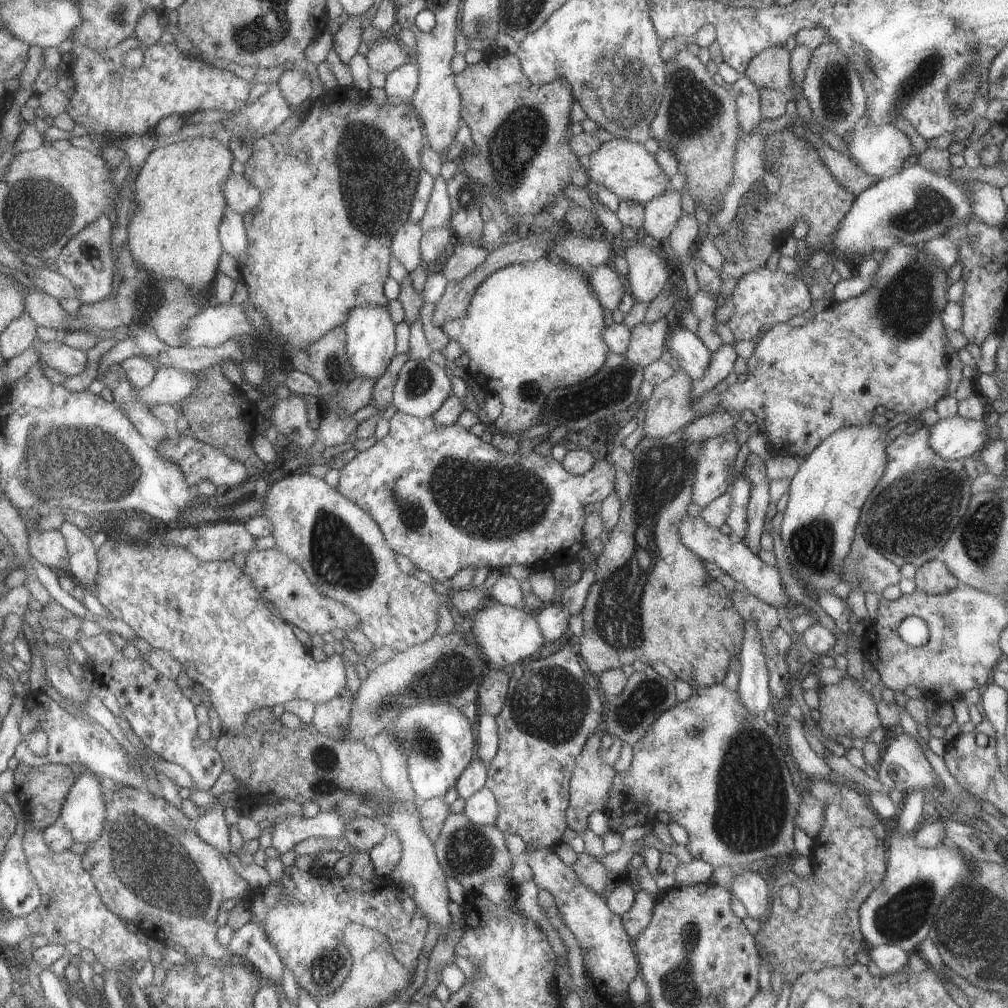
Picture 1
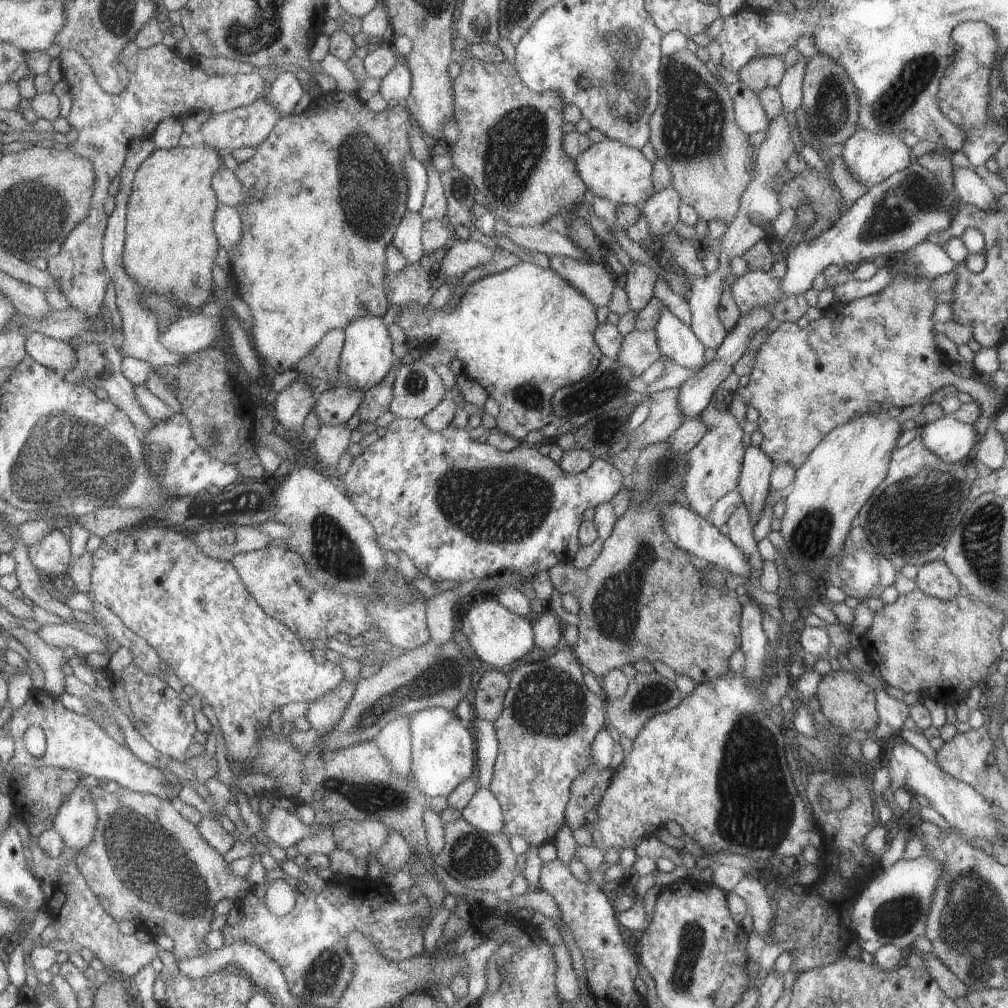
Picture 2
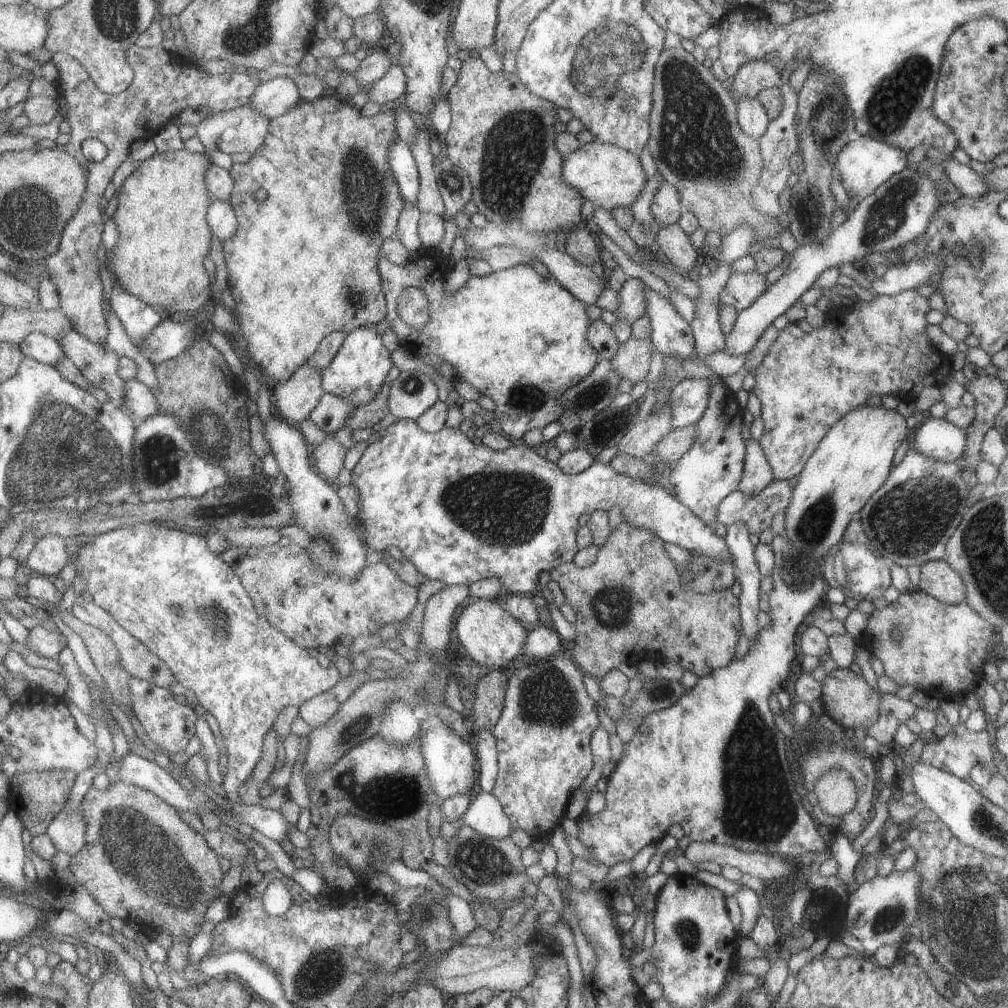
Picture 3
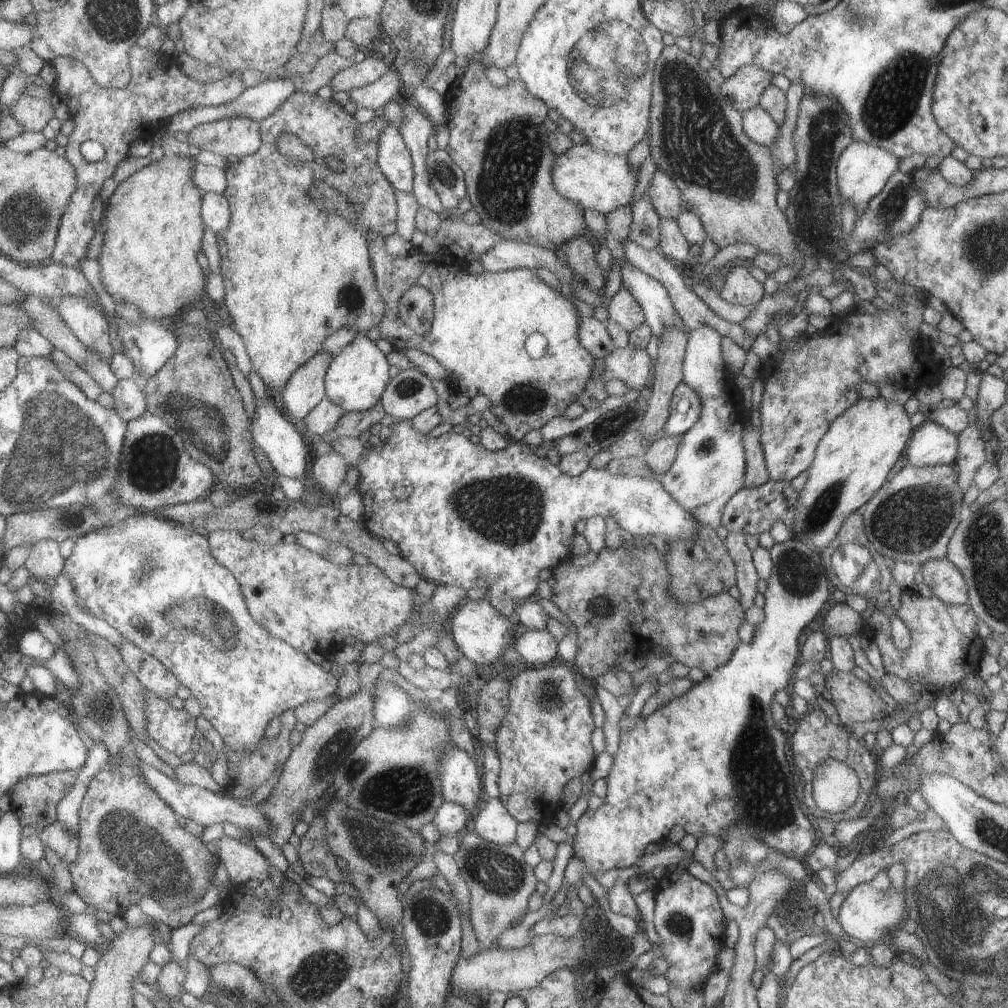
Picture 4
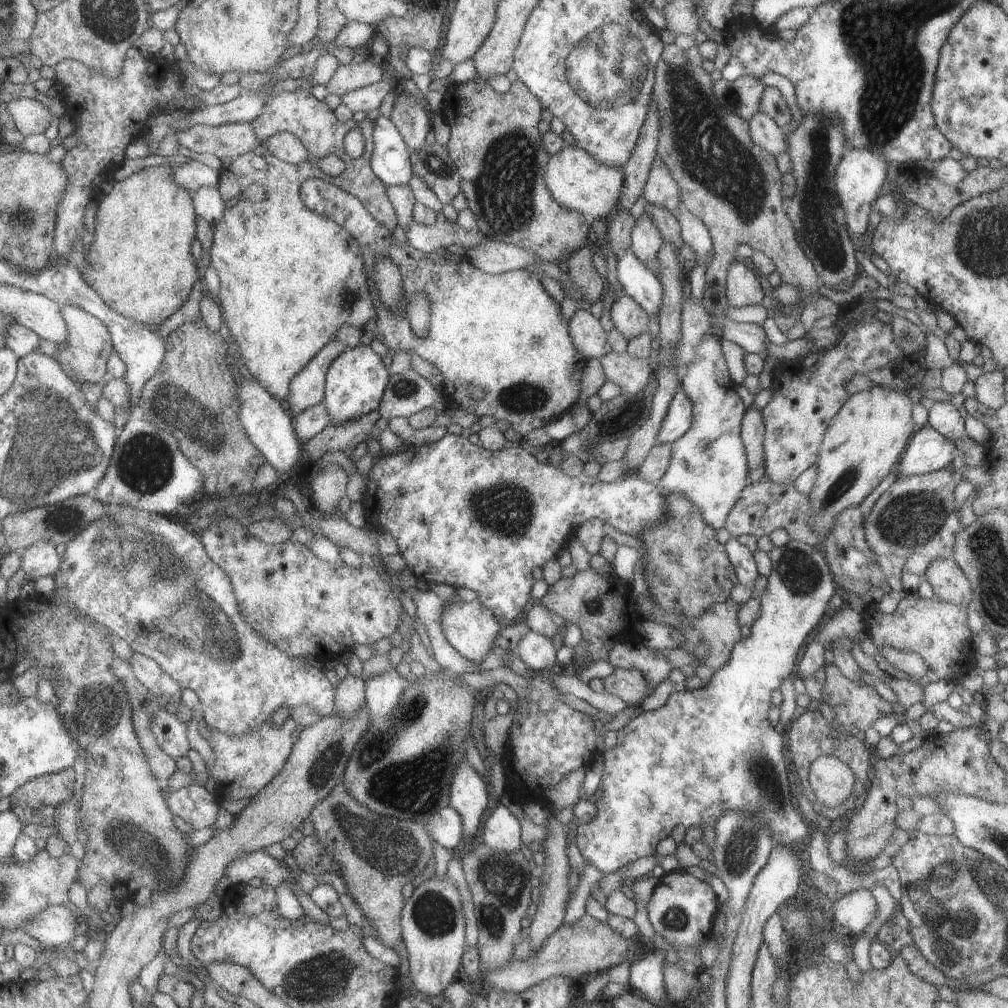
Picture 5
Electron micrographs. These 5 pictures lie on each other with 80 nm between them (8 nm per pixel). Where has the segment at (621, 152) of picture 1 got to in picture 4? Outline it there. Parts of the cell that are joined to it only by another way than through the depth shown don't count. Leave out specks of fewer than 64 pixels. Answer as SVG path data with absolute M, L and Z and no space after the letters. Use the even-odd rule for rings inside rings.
M585 143L570 146L569 150L555 155L550 175L557 194L581 208L597 210L601 215L630 205L637 179L637 175L630 170L626 156L607 154Z

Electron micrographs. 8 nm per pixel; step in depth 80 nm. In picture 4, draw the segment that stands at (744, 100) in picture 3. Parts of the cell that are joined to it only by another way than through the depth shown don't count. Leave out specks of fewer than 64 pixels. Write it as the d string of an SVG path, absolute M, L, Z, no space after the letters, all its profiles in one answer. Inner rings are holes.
M761 107L741 112L744 133L759 146L769 147L778 136L779 126Z

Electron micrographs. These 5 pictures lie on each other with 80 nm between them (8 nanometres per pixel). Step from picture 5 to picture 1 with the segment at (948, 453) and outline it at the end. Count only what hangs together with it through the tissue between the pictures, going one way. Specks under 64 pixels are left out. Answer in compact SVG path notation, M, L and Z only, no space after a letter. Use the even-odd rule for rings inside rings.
M955 414L928 427L928 445L943 460L959 461L975 454L989 439L986 422L970 421Z

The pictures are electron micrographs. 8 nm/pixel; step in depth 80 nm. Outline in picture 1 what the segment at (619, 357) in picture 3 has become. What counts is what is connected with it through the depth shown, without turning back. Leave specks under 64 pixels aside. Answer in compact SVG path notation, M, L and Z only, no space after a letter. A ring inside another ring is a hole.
M665 317L652 323L637 323L630 330L630 337L623 356L634 365L643 369L647 364L659 359L661 352L665 350L667 334Z

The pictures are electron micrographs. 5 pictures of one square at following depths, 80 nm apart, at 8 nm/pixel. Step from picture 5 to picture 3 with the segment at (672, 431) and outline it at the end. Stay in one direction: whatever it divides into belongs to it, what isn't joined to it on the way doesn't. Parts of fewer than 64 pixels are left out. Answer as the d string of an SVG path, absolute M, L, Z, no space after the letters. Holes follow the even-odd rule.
M708 379L679 381L670 390L671 430L694 425L708 403Z

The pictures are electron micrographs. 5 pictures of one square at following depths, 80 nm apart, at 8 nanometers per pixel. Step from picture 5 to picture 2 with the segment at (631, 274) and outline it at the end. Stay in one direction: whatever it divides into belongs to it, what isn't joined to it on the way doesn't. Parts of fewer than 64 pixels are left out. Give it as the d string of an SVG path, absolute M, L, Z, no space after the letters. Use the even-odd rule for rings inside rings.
M664 305L654 324L654 335L661 355L688 368L692 373L702 367L706 348L697 340L691 327L681 322Z

